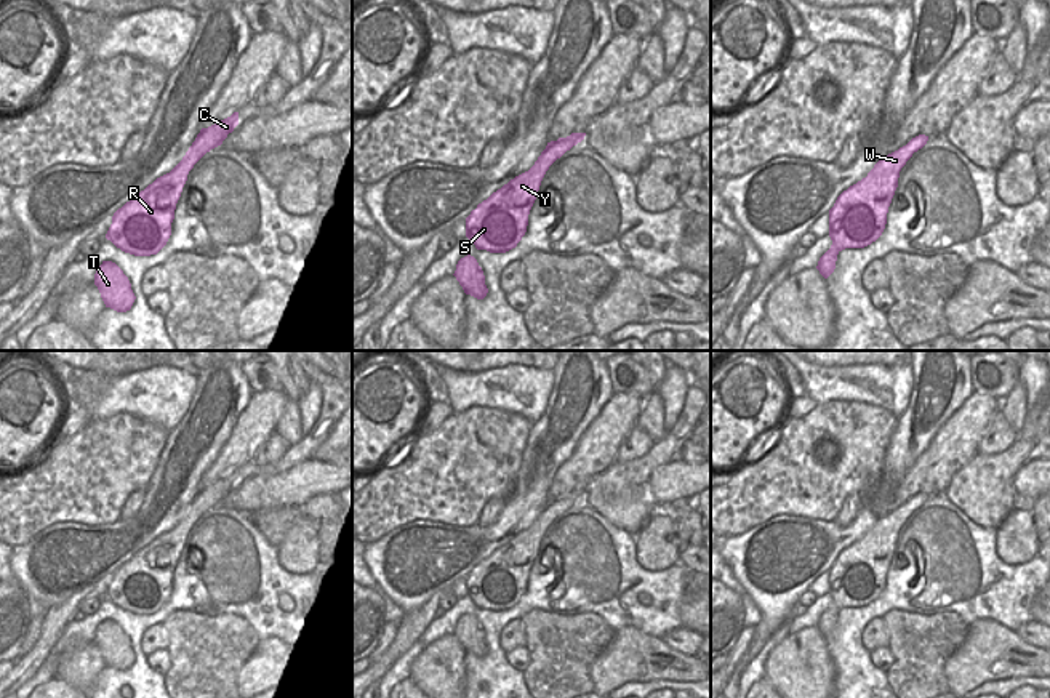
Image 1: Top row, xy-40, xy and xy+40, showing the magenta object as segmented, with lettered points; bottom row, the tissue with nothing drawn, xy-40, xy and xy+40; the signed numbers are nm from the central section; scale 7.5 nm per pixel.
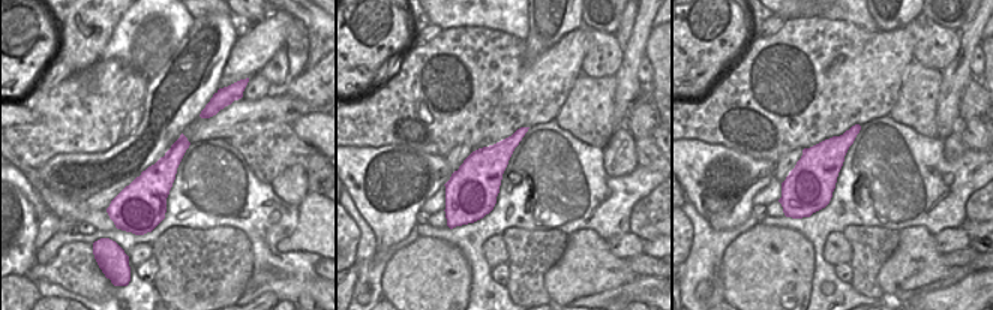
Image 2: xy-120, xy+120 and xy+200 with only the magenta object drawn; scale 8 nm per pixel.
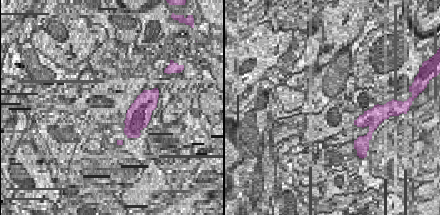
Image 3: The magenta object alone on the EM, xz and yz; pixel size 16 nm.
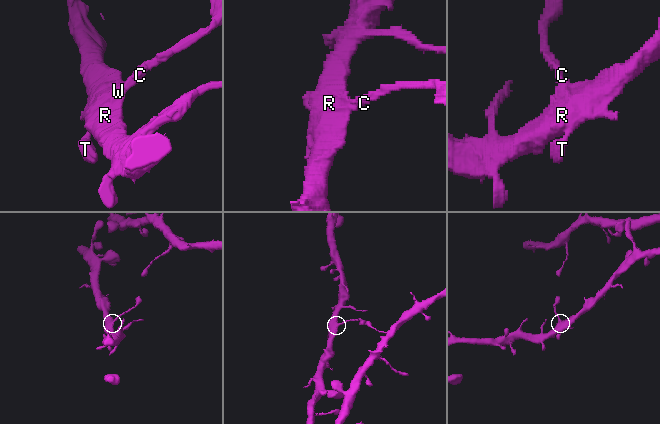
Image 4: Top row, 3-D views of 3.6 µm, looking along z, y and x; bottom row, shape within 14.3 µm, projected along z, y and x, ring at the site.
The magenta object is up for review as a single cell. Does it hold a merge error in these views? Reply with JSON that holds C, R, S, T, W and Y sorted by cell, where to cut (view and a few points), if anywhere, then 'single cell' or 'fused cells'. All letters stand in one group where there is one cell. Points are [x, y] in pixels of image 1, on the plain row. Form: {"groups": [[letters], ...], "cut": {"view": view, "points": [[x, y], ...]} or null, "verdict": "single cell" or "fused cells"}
{"groups": [["C", "R", "S", "T", "W", "Y"]], "cut": null, "verdict": "single cell"}

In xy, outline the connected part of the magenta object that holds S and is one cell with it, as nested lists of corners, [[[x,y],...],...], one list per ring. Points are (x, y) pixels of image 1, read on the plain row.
[[[586,491],[547,501],[535,524],[511,538],[466,576],[466,596],[477,608],[506,612],[517,605],[527,591],[528,573],[549,525],[584,498]]]

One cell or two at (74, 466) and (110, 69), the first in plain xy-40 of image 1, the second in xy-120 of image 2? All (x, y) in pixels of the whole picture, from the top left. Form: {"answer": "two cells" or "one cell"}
{"answer": "one cell"}

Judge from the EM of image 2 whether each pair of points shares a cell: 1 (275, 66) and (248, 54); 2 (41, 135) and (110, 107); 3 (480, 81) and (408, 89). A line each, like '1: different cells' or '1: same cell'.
1: different cells
2: same cell
3: same cell

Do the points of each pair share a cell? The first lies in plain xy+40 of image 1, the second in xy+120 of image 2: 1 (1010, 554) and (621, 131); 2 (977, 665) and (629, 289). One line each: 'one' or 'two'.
1: one
2: two

